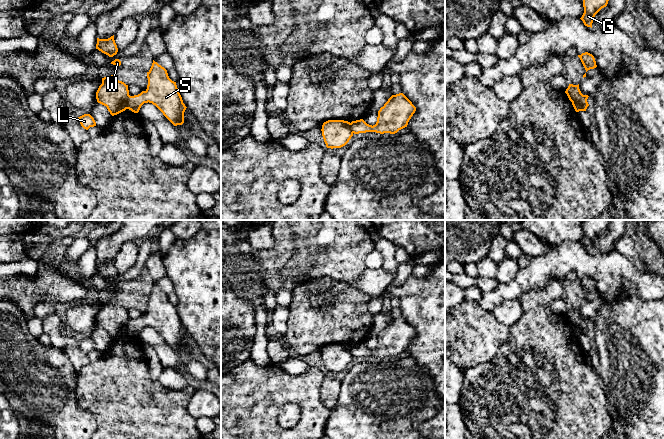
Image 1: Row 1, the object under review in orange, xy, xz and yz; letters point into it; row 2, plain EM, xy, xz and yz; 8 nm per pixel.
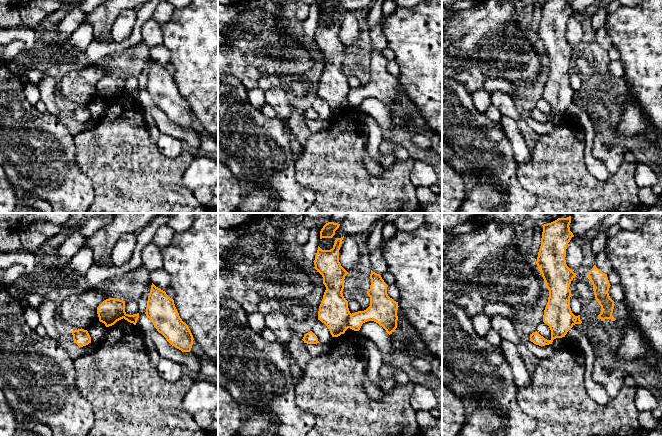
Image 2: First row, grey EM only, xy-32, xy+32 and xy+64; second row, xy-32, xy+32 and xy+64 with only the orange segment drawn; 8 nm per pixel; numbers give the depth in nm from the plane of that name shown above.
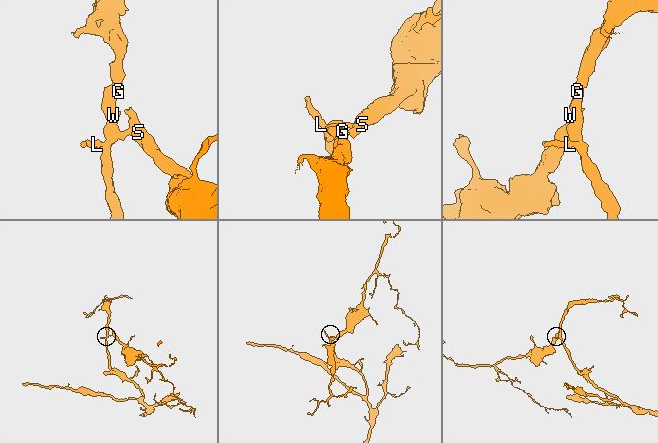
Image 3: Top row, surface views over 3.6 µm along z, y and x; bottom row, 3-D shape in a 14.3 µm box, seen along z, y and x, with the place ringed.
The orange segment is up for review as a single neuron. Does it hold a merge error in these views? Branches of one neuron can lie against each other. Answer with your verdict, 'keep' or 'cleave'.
cleave

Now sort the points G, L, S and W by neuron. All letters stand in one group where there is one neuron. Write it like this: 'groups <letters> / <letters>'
groups G L W / S

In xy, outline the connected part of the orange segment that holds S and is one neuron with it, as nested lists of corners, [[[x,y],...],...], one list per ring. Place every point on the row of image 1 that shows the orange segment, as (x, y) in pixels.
[[[153,60],[147,72],[148,85],[145,91],[138,95],[129,96],[126,102],[127,109],[138,113],[144,103],[152,103],[174,125],[184,123],[186,106],[178,91],[176,82],[172,81],[167,70]]]

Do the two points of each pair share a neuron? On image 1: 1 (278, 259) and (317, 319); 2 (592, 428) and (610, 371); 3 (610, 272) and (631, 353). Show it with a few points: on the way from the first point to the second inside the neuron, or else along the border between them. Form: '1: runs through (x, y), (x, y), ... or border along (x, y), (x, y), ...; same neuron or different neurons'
1: border along (318, 278), (309, 278), (291, 291); different neurons
2: border along (596, 371), (606, 399), (607, 411), (610, 414); different neurons
3: border along (641, 299), (626, 297), (606, 302); different neurons

